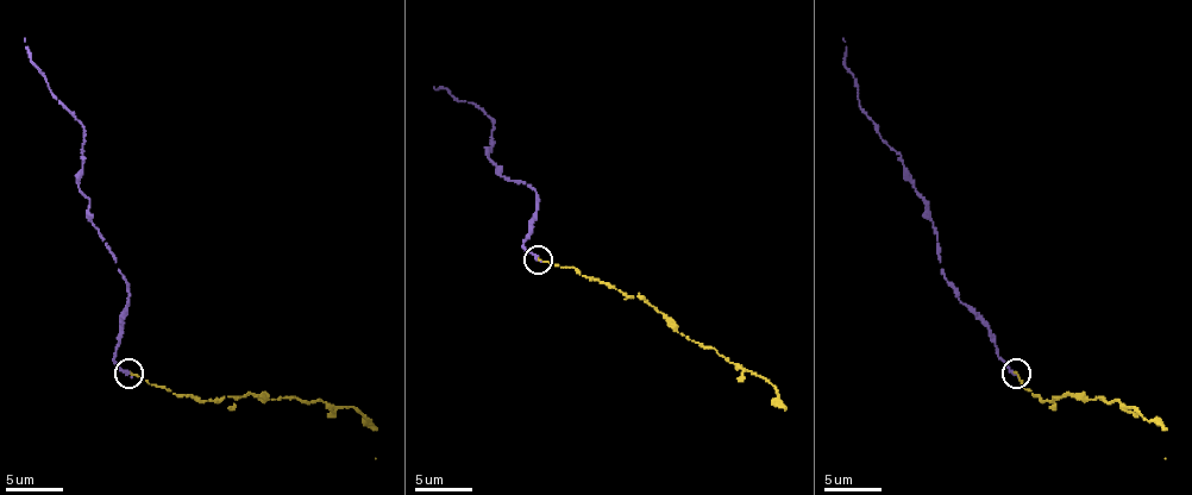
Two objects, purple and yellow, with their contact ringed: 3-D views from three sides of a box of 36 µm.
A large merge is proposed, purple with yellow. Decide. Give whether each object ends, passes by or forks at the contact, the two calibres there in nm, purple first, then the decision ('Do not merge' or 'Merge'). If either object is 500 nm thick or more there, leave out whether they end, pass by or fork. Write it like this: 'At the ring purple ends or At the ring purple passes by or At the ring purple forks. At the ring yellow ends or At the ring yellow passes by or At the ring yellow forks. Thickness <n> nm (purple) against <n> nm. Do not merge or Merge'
At the ring purple ends. At the ring yellow ends. Thickness 240 nm (purple) against 220 nm. Merge

